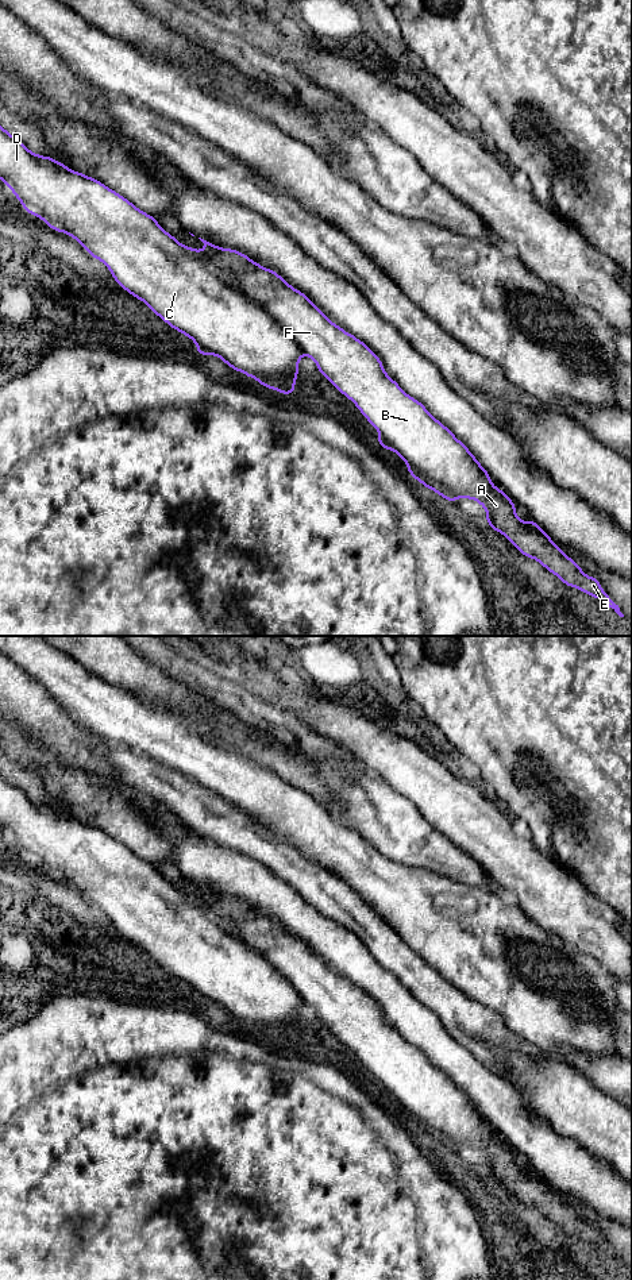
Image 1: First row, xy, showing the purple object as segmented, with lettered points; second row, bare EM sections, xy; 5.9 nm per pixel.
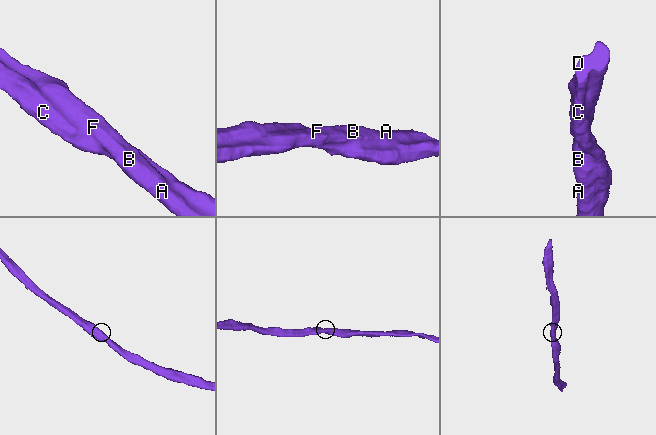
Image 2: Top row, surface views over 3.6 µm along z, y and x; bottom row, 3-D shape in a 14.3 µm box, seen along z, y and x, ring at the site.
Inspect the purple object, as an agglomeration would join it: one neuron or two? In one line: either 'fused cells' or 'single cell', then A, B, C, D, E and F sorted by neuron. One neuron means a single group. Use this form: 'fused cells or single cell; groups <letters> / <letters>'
single cell; groups A B C D E F

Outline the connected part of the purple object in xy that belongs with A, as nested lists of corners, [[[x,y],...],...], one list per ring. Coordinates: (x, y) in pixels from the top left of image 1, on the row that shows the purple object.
[[[0,124],[0,181],[3,181],[32,216],[42,219],[53,231],[63,232],[76,239],[93,259],[101,261],[113,279],[131,296],[143,301],[158,317],[173,329],[190,338],[200,355],[219,356],[224,363],[244,375],[257,379],[262,386],[281,394],[294,394],[298,375],[298,362],[302,355],[312,358],[321,375],[348,400],[351,400],[366,420],[379,432],[377,443],[384,450],[394,451],[408,466],[408,474],[436,491],[450,504],[458,498],[477,501],[486,510],[486,523],[502,533],[524,556],[537,560],[546,570],[555,574],[566,586],[577,587],[593,598],[600,598],[606,608],[620,617],[618,605],[600,586],[598,578],[587,577],[581,566],[569,558],[552,539],[532,518],[528,523],[516,516],[515,502],[505,490],[498,490],[490,482],[489,473],[469,451],[465,443],[436,420],[416,398],[408,396],[392,379],[381,359],[352,334],[332,323],[302,292],[289,285],[277,271],[251,261],[246,254],[217,247],[199,238],[205,248],[194,250],[181,244],[166,232],[155,217],[136,208],[122,194],[105,186],[99,180],[70,170],[53,157],[32,153],[19,139]]]

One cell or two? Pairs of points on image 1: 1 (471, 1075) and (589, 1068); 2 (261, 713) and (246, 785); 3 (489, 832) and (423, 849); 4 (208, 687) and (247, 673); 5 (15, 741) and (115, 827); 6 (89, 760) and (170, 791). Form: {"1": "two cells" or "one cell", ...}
{"1": "two cells", "2": "two cells", "3": "one cell", "4": "two cells", "5": "one cell", "6": "two cells"}

